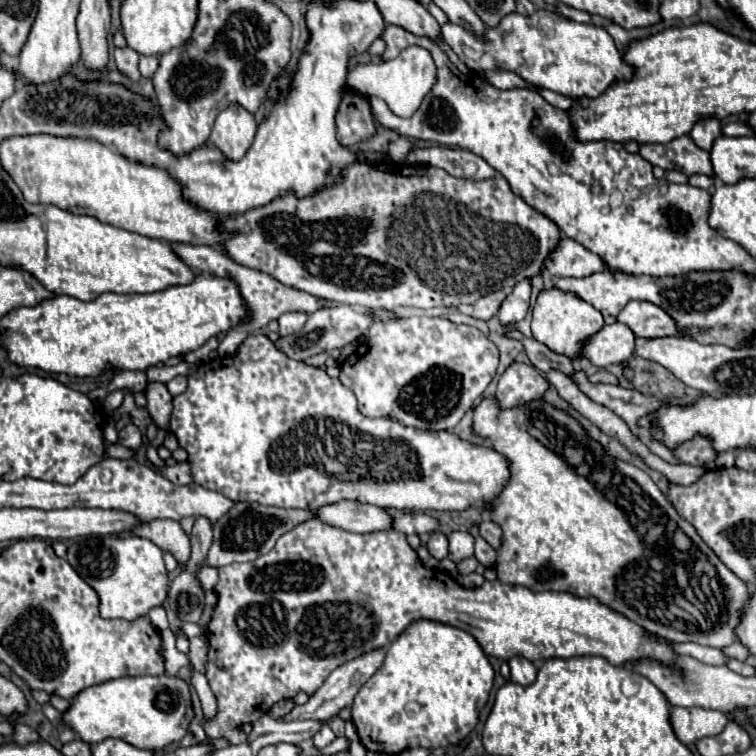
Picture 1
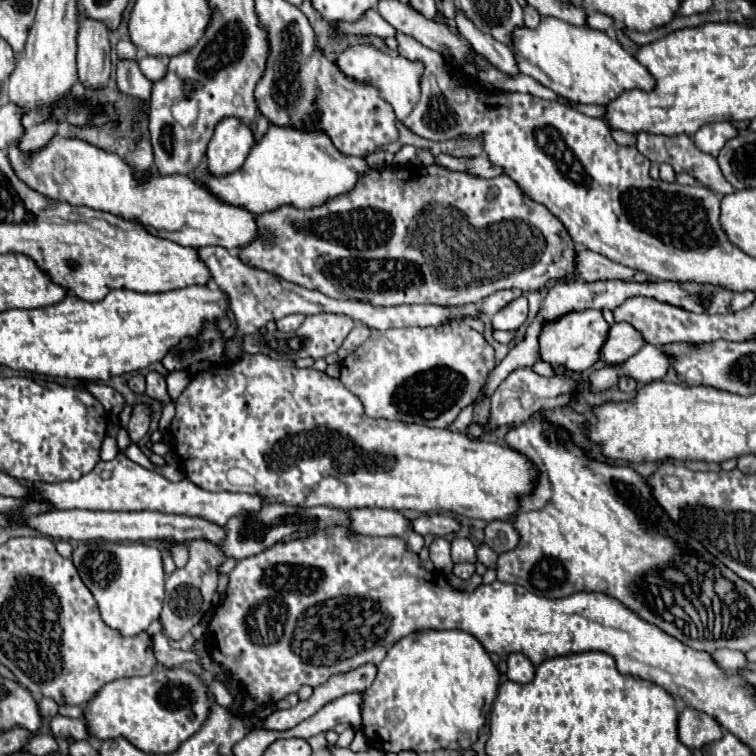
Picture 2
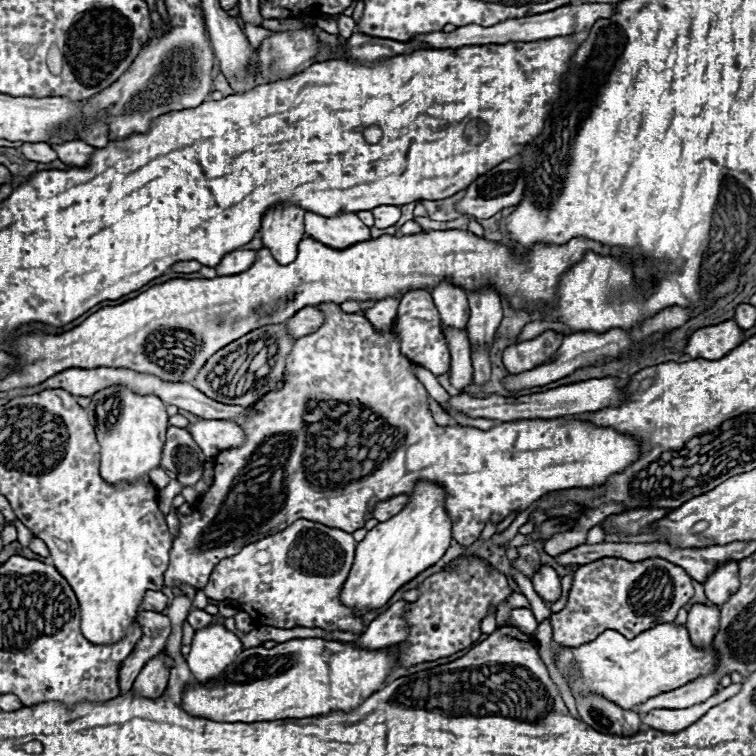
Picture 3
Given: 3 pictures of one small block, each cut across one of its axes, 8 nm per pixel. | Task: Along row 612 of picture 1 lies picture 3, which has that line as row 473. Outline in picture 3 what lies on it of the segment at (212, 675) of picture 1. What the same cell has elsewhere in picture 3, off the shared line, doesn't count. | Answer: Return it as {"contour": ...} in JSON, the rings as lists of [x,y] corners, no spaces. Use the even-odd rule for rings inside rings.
{"contour":[[[324,302],[316,304],[316,308],[324,314],[324,324],[292,344],[282,386],[264,394],[242,424],[246,434],[244,442],[214,458],[214,482],[194,504],[190,516],[181,515],[175,509],[180,518],[180,534],[174,538],[170,566],[164,572],[166,586],[190,584],[202,590],[220,560],[234,556],[244,544],[262,540],[262,534],[276,534],[300,518],[354,532],[372,518],[376,500],[410,494],[418,480],[430,480],[446,488],[452,536],[468,548],[478,540],[488,520],[498,524],[508,512],[522,512],[548,492],[604,484],[610,476],[624,472],[624,468],[640,458],[640,442],[634,436],[564,416],[550,420],[520,418],[500,422],[490,430],[438,426],[428,410],[426,388],[416,378],[414,364],[400,352],[400,340],[394,328],[380,332],[366,316],[342,312],[340,304]]]}

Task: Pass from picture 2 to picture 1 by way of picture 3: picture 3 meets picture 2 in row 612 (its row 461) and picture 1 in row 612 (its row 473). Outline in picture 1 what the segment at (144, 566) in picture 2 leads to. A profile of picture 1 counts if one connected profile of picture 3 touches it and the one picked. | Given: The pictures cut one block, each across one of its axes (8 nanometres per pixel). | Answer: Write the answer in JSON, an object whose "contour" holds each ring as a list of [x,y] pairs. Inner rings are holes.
{"contour":[[[86,536],[86,538],[74,538],[66,540],[68,556],[66,560],[70,566],[80,574],[80,578],[90,584],[98,598],[100,598],[100,616],[106,620],[138,620],[140,616],[146,616],[152,608],[162,606],[166,600],[168,590],[168,572],[164,568],[162,550],[152,544],[146,538],[140,536]]]}

